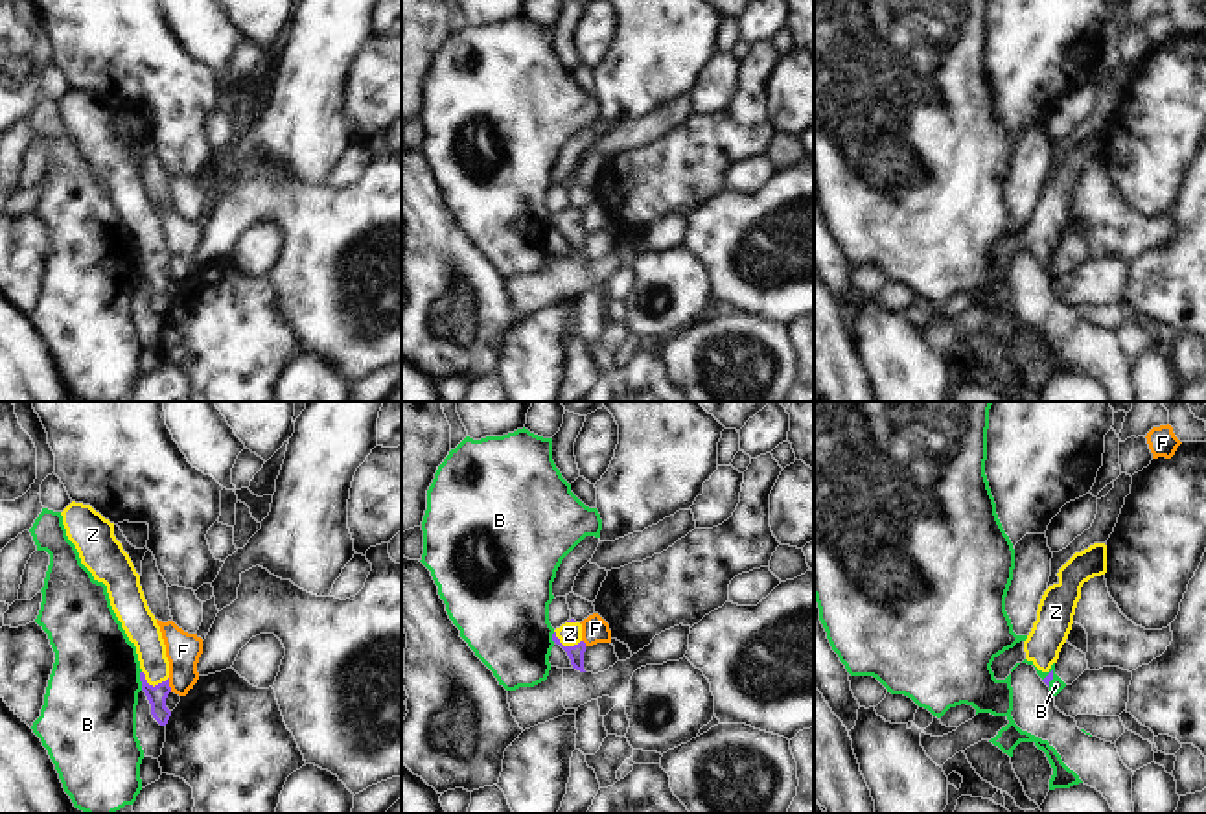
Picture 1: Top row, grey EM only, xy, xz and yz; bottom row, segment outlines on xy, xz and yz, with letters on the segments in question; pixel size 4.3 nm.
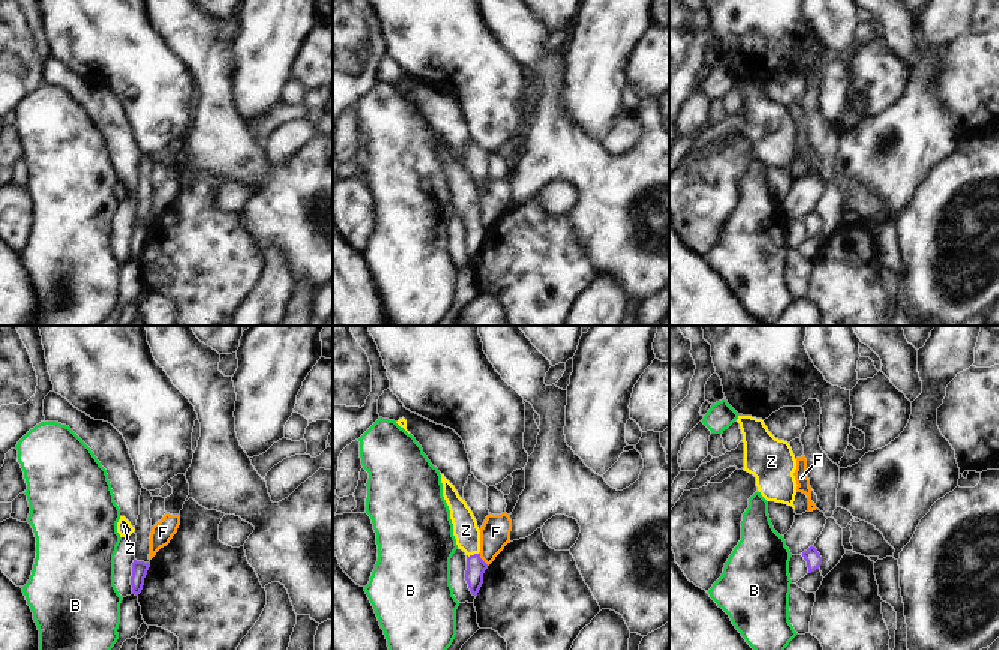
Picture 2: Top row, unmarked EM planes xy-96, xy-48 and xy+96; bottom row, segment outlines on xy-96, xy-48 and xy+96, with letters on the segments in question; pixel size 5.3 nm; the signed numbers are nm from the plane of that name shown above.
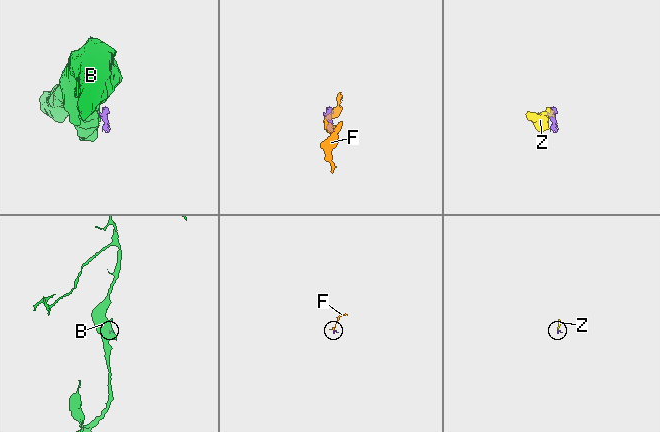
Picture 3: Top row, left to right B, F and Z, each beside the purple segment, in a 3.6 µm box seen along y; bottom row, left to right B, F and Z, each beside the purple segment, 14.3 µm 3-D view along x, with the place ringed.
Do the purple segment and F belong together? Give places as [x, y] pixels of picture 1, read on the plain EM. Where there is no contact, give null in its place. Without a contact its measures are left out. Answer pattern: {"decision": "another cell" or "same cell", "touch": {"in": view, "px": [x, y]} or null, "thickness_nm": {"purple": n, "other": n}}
{"decision": "another cell", "touch": {"in": "xy", "px": [168, 273]}, "thickness_nm": {"purple": 90, "other": 160}}

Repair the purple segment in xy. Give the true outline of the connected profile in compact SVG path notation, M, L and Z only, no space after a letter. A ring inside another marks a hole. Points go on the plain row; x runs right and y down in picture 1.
M72 88L61 103L81 151L94 168L107 173L110 193L129 228L136 234L142 278L151 291L151 302L160 313L166 313L171 304L166 295L166 285L171 280L169 249L160 214L144 184L140 162L114 123L114 110L90 92Z

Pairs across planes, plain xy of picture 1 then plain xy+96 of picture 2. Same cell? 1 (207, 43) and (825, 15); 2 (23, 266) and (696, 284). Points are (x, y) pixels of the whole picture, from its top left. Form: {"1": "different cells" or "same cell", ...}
{"1": "same cell", "2": "different cells"}

